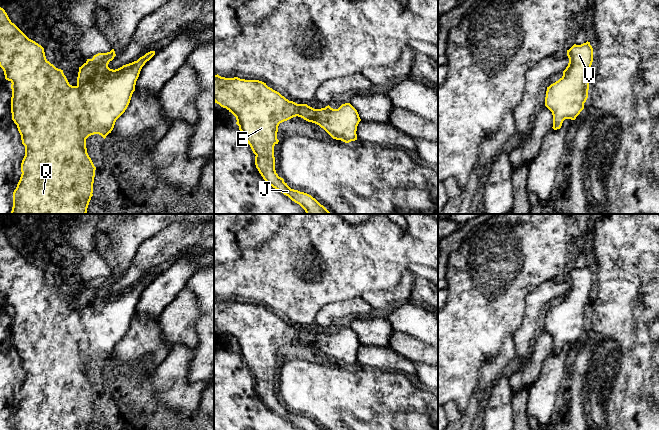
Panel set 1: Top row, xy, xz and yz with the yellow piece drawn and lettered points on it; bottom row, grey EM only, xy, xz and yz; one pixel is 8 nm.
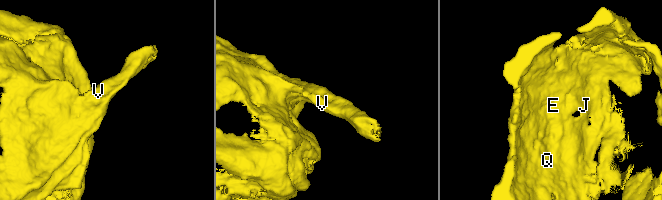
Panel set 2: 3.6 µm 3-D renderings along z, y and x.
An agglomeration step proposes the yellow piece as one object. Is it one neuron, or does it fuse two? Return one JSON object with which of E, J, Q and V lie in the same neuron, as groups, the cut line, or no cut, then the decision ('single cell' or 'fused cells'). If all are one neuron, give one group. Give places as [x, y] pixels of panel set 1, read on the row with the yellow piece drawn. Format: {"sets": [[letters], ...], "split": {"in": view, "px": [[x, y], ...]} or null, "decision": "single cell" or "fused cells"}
{"sets": [["E", "J", "Q", "V"]], "split": null, "decision": "single cell"}

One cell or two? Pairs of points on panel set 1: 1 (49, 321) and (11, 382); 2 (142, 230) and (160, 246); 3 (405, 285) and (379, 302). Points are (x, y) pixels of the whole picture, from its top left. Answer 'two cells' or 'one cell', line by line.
1: one cell
2: two cells
3: one cell

